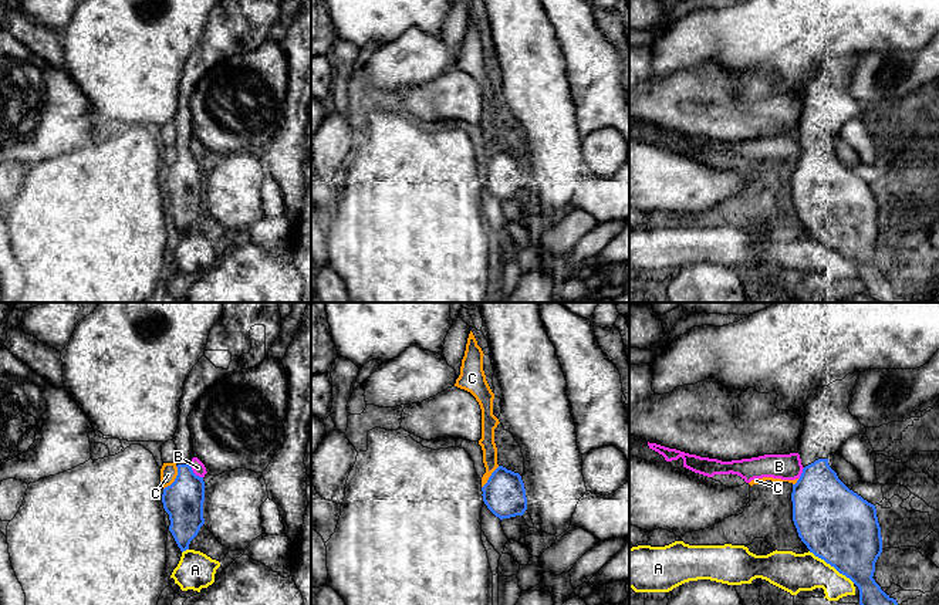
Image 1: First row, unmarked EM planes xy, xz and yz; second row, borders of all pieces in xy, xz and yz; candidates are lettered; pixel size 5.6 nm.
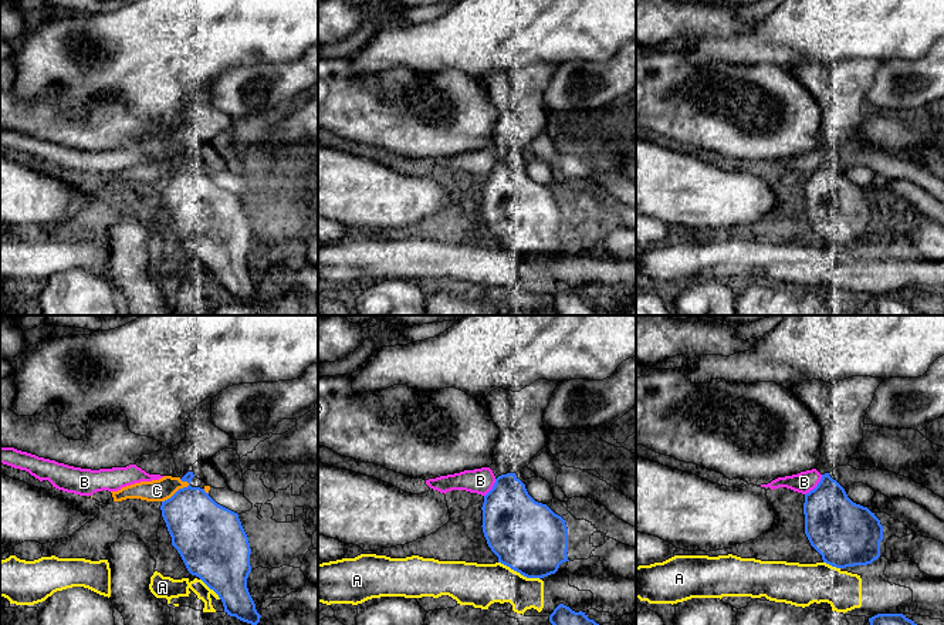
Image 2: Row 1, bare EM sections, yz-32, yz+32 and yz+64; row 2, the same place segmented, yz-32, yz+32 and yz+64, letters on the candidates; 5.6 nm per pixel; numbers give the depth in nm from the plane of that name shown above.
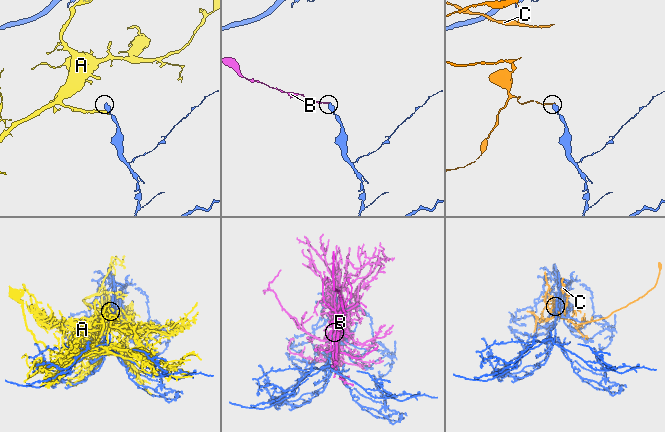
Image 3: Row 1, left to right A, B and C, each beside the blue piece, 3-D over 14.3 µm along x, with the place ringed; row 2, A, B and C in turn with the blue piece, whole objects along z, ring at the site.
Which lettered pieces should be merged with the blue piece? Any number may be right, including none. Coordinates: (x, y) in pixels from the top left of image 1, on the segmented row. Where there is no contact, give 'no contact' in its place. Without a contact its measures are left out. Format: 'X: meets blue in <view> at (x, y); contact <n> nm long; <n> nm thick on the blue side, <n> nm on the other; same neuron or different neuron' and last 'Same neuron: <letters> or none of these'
A: meets blue in yz at (831, 565); contact 320 nm long; 420 nm thick on the blue side, 220 nm on the other; different neuron
B: meets blue in xy at (192, 472); contact 120 nm long; 220 nm thick on the blue side, 70 nm on the other; different neuron
C: meets blue in xy at (175, 479); contact 150 nm long; 220 nm thick on the blue side, 100 nm on the other; different neuron
Same neuron: none of these

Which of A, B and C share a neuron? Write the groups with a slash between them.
A / B / C

